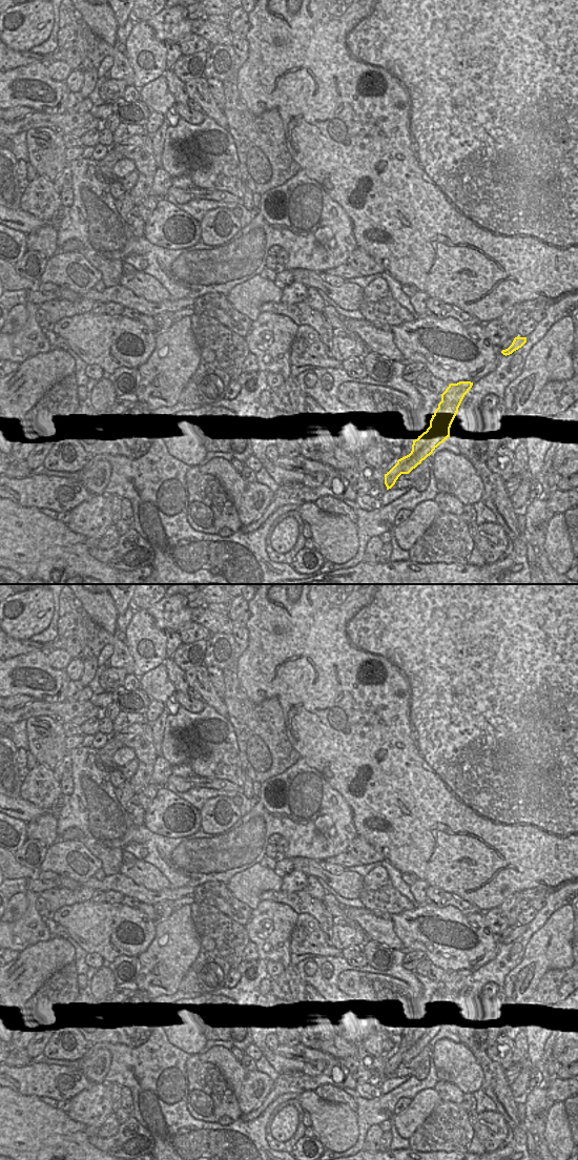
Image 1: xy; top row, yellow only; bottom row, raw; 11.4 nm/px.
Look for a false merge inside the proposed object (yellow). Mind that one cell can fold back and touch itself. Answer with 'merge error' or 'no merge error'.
merge error

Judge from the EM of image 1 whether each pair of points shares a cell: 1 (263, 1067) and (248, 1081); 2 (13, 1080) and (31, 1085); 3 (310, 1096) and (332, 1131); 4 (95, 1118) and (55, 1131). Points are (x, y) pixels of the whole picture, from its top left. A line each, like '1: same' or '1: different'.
1: different
2: same
3: same
4: different

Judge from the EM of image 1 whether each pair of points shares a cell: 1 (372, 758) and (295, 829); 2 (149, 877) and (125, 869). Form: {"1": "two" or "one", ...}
{"1": "two", "2": "one"}

